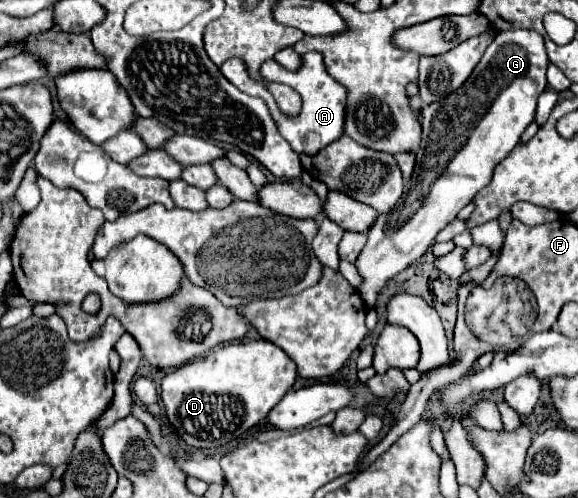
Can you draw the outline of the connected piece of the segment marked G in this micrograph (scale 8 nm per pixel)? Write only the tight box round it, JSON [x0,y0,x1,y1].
[357,29,547,309]

